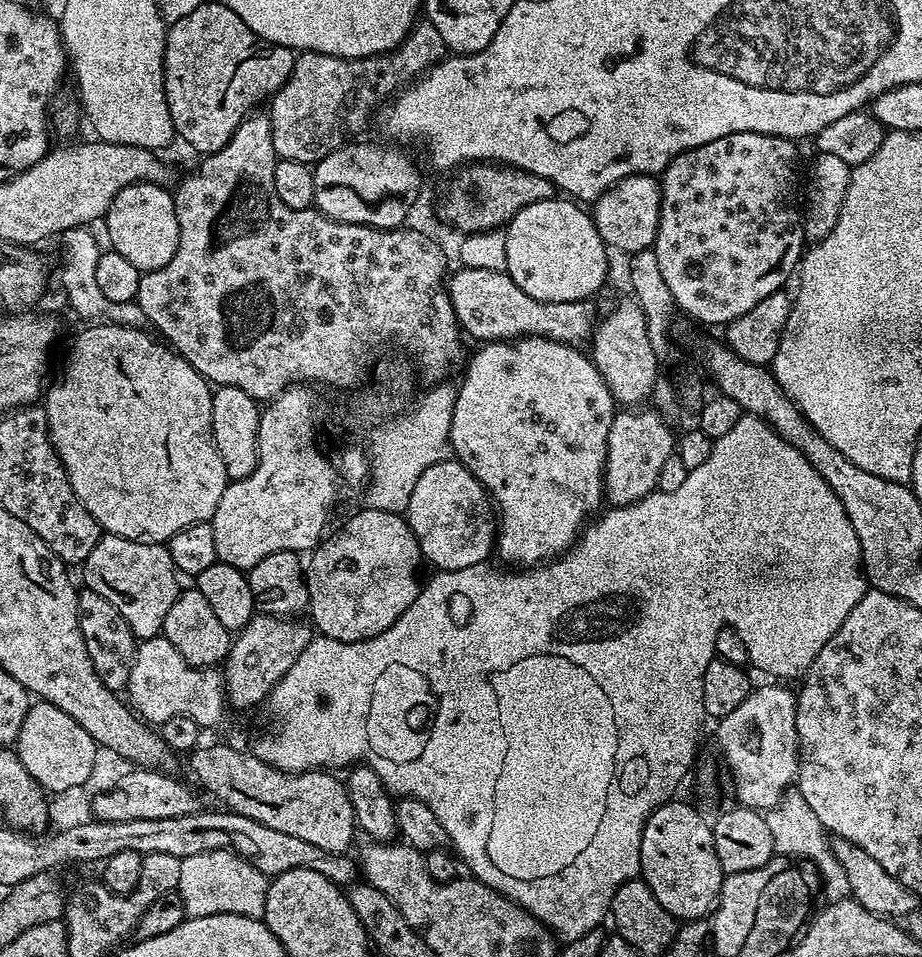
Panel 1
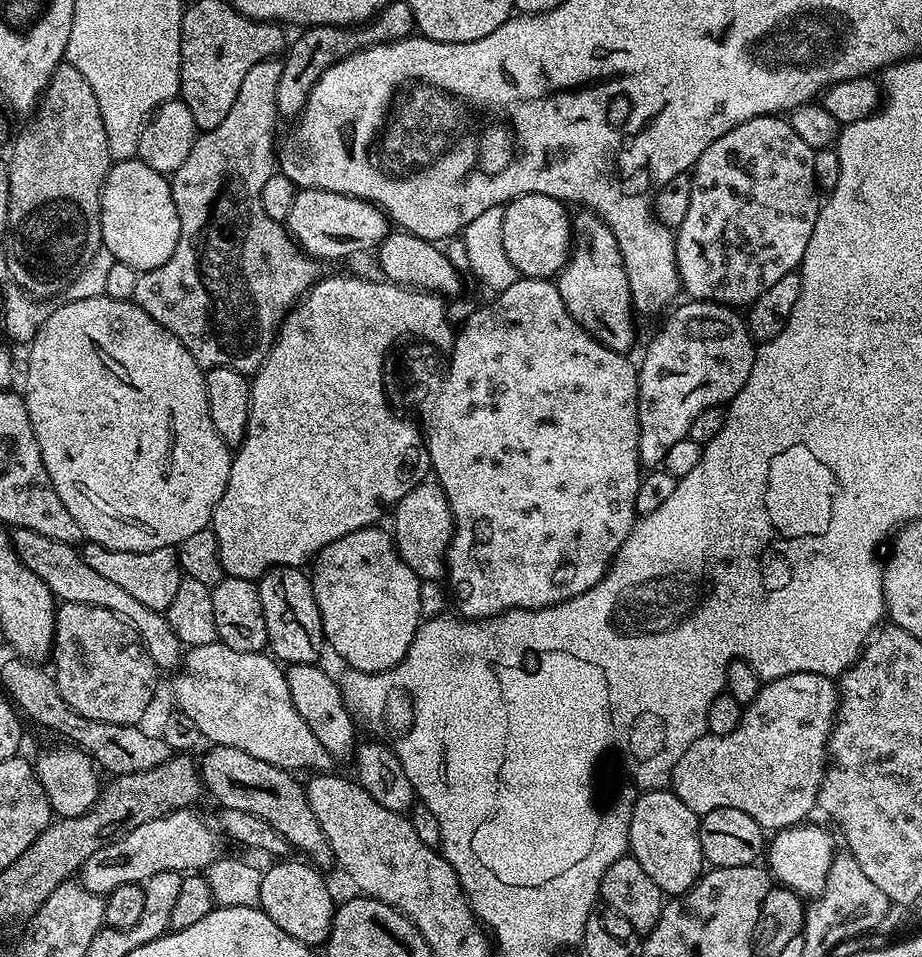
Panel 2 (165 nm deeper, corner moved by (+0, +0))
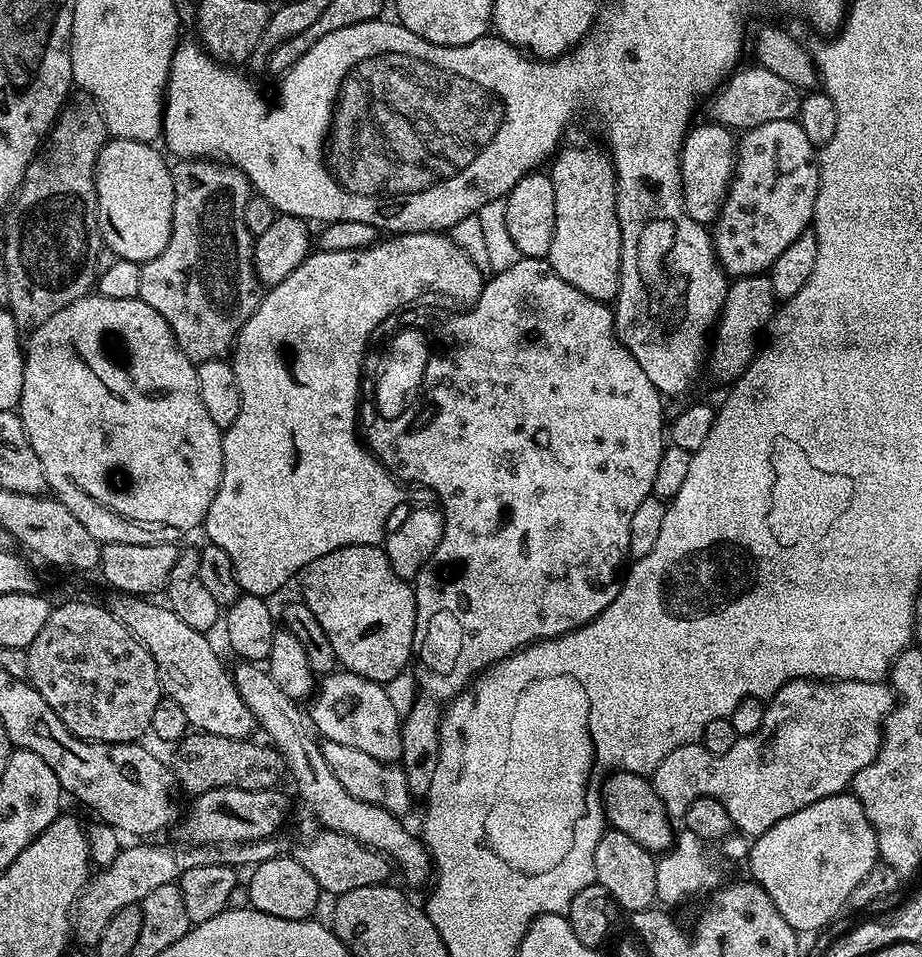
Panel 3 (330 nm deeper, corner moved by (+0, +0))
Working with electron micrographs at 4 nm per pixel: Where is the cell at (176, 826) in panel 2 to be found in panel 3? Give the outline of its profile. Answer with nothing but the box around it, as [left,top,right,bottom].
[184,788,288,844]

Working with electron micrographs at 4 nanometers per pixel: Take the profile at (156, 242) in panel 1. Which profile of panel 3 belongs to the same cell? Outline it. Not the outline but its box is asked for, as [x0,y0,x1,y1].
[96,138,174,260]

